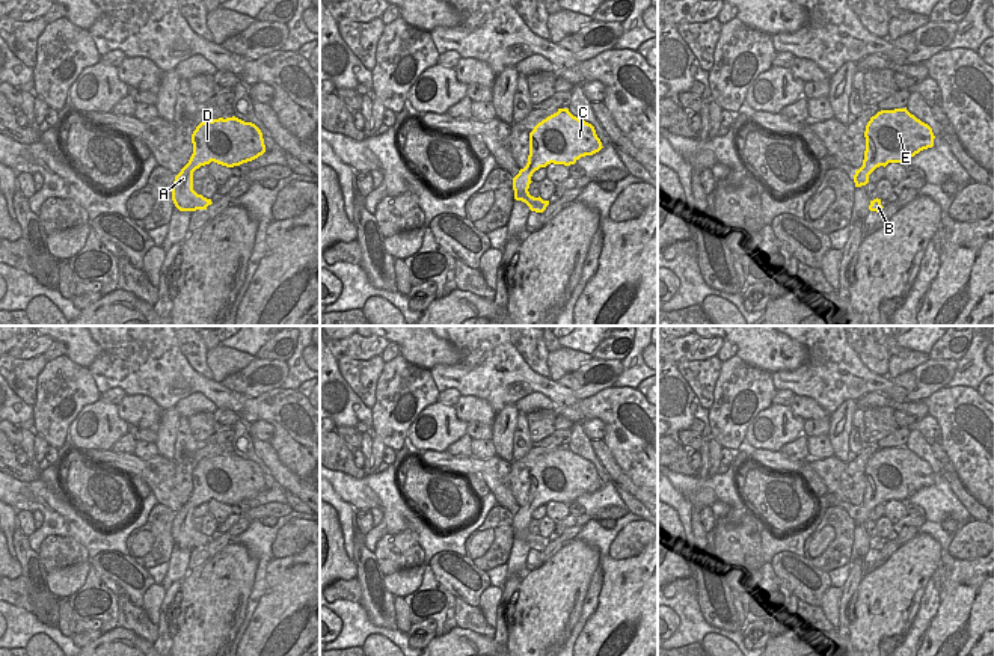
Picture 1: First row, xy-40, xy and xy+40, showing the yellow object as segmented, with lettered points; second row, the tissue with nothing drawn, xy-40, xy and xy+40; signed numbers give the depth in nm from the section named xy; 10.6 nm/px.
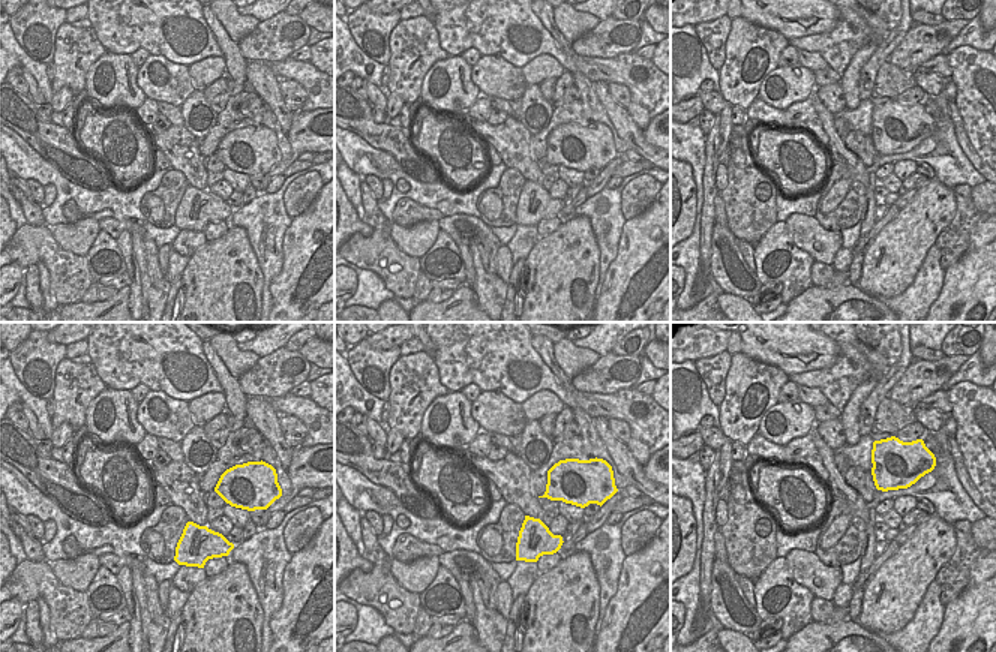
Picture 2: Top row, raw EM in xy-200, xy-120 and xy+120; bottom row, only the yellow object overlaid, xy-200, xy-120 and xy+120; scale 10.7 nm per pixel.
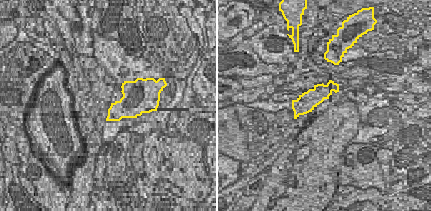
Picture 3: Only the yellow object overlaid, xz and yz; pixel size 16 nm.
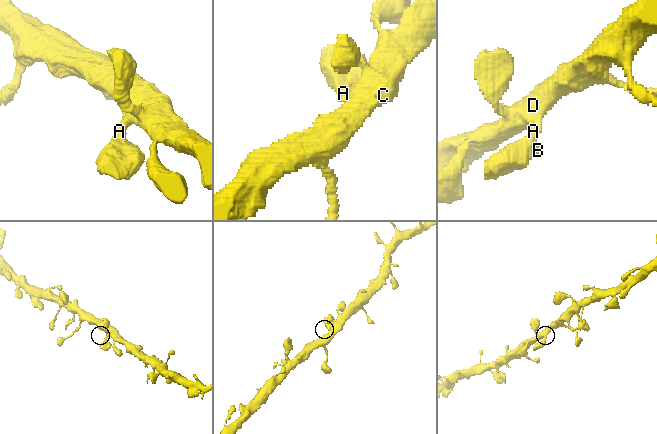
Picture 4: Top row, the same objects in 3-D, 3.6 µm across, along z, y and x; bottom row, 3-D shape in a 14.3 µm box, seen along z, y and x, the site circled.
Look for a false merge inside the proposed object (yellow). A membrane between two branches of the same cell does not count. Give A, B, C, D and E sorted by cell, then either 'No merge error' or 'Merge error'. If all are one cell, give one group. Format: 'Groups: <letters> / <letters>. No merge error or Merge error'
Groups: A B C D E. No merge error.

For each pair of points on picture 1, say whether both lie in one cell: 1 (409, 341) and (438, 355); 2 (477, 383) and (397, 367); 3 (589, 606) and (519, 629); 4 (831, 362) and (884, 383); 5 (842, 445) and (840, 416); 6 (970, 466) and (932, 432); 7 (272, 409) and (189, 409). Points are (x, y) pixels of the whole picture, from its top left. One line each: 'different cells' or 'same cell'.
1: same cell
2: different cells
3: different cells
4: same cell
5: same cell
6: different cells
7: different cells

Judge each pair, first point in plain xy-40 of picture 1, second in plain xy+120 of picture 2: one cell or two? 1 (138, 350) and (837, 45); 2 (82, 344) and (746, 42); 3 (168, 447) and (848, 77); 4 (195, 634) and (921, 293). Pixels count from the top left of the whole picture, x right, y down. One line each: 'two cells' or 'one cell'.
1: one cell
2: two cells
3: one cell
4: two cells

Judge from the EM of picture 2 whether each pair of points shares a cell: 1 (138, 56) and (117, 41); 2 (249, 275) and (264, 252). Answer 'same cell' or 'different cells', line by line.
1: different cells
2: different cells

